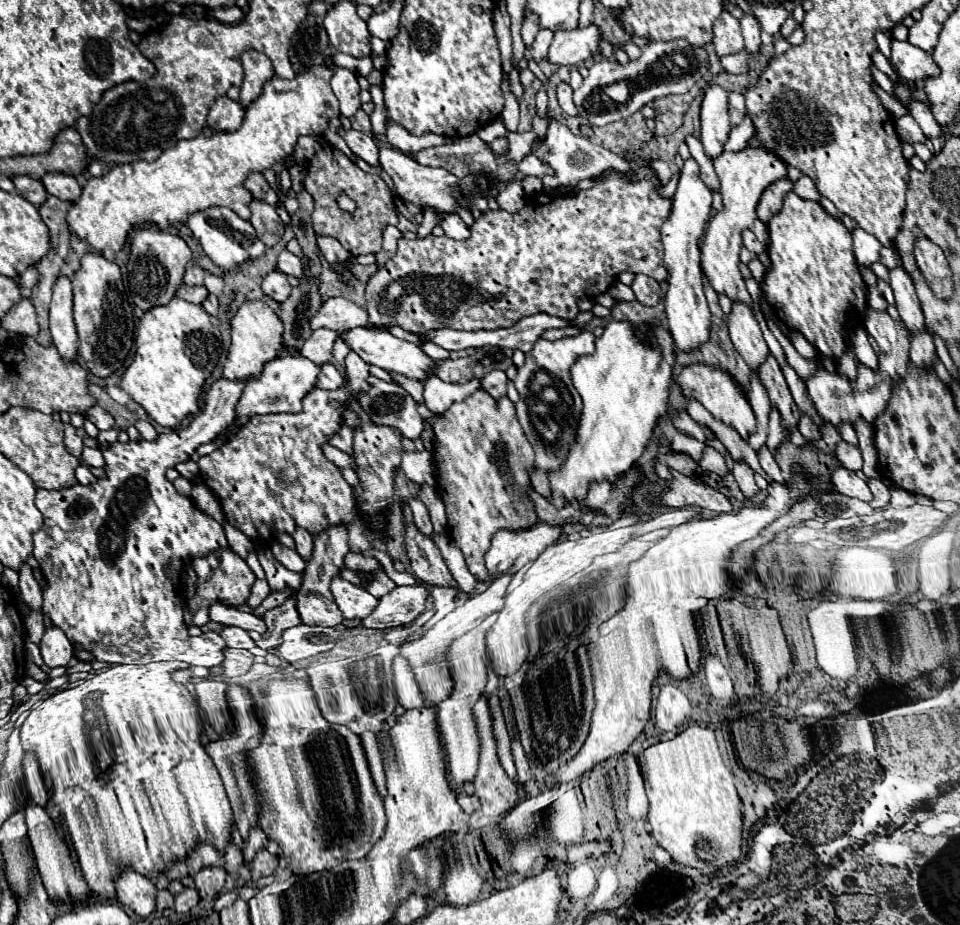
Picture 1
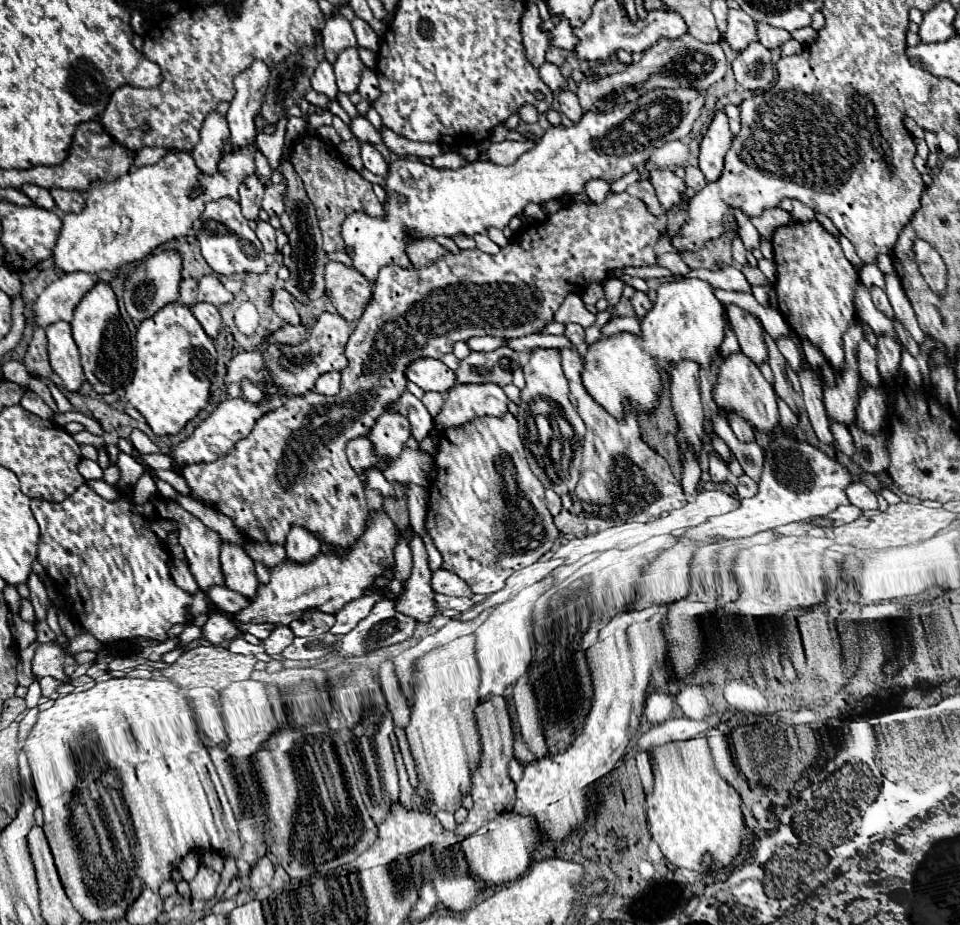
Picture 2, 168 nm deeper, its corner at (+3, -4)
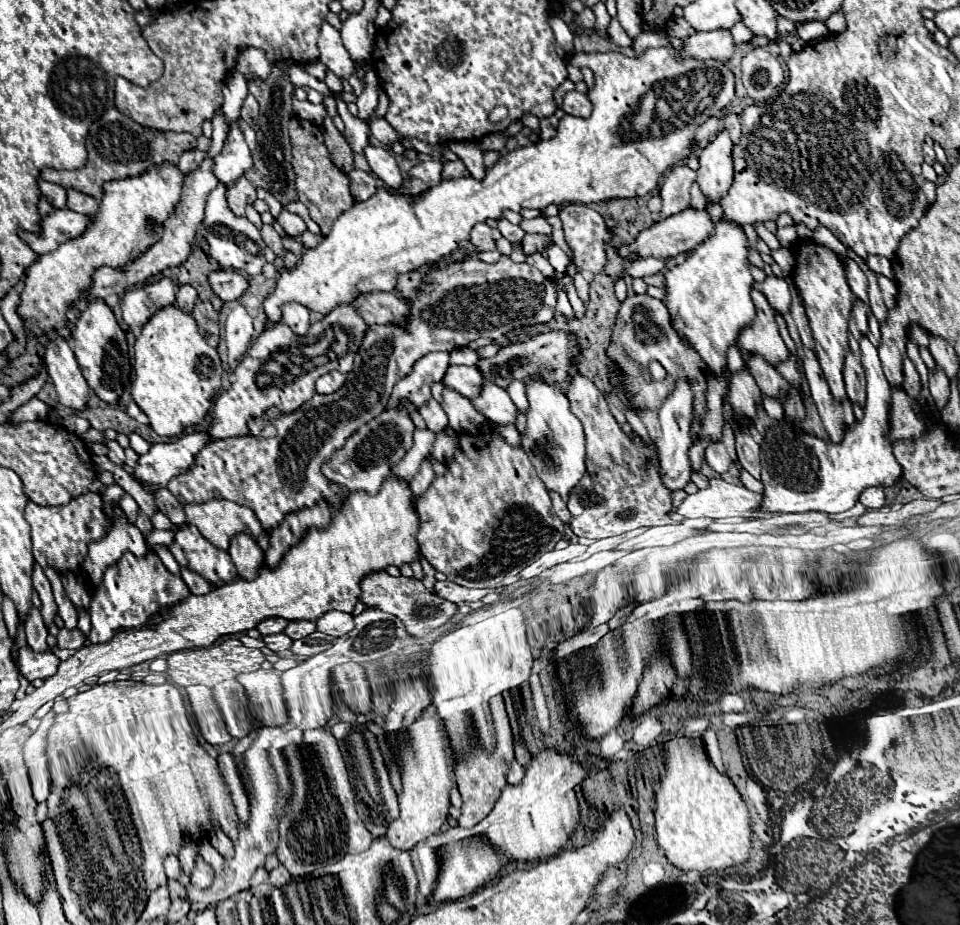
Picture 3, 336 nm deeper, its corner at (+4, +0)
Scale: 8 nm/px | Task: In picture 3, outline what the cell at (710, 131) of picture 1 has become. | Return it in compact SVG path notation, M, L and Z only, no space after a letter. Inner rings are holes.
M728 130L718 132L718 136L700 152L698 156L698 184L708 200L718 200L732 184L732 140Z

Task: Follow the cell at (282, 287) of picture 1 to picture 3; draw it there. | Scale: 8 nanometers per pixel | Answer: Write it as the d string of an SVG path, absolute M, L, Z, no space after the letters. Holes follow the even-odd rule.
M288 302L282 306L282 322L292 328L296 334L306 334L310 320L308 320L308 308L300 306L298 302Z

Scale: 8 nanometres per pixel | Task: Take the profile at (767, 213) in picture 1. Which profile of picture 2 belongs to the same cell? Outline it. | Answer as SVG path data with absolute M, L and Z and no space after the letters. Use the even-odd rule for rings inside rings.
M769 208L769 210L765 210L763 212L763 216L759 216L759 218L751 218L751 222L753 222L753 226L759 230L759 234L763 236L763 238L771 238L773 236L773 232L779 228L779 226L785 226L787 222L791 222L793 218L791 218L791 214L787 214L785 210L781 210L781 208Z

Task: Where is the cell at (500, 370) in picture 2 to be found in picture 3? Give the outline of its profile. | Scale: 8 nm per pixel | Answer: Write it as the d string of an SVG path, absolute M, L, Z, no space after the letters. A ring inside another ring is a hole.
M552 330L548 334L538 334L530 338L528 342L516 342L510 346L504 346L498 350L492 358L480 358L476 368L484 376L484 382L496 384L500 388L508 388L512 380L526 380L526 378L544 378L546 382L562 382L568 376L568 368L572 366L572 360L576 356L574 338L566 332Z

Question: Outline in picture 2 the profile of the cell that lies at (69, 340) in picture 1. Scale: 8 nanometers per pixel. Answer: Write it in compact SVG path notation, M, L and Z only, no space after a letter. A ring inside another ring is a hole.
M55 322L45 328L47 350L51 370L61 378L61 388L67 392L79 392L85 382L85 374L79 362L79 350L71 336L71 326L67 322Z

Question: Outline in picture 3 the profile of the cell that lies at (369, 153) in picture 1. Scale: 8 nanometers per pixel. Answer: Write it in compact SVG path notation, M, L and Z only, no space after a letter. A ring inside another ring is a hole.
M368 144L368 146L364 148L364 156L366 156L372 172L374 172L380 180L384 180L388 186L398 188L398 186L402 184L402 174L400 174L400 170L398 170L398 164L396 164L394 156L392 156L388 150L376 148L376 146L370 146L370 144Z

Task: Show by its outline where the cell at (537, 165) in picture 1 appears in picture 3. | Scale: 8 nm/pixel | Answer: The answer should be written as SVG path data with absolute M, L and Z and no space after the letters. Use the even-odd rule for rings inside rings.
M650 48L640 58L628 58L618 52L576 54L572 58L574 64L588 66L594 72L594 88L588 90L592 102L590 118L566 114L554 138L500 156L492 168L486 168L482 180L474 176L440 180L440 184L416 196L380 188L376 196L356 202L334 222L326 240L306 250L294 270L282 272L276 292L264 302L268 320L278 322L280 306L286 302L300 302L310 310L328 314L332 308L352 302L360 292L390 292L396 286L398 274L448 258L478 222L488 218L500 220L508 208L514 212L522 208L544 210L552 202L592 204L648 194L658 186L666 168L692 152L694 130L734 100L734 74L722 62L680 62L674 54L674 48ZM648 90L654 90L666 102L666 118L662 122L670 122L670 130L642 136L636 128L636 112L640 98Z

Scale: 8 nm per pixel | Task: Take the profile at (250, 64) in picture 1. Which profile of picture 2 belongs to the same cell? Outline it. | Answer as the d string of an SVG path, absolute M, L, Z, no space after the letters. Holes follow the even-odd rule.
M253 62L251 68L243 70L235 78L235 98L231 100L229 112L227 112L227 122L231 130L231 146L249 146L249 142L255 142L255 124L253 118L259 114L261 104L265 100L265 90L269 84L269 68L263 62Z

